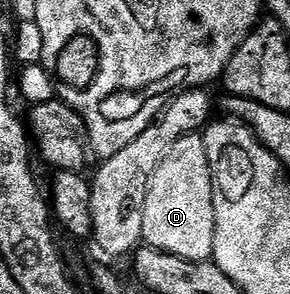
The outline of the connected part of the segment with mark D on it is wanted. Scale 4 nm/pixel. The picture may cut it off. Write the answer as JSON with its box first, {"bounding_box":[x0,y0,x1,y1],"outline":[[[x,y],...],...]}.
{"bounding_box":[142,136,215,260],"outline":[[[183,136],[174,142],[166,158],[162,158],[158,170],[150,173],[142,214],[143,243],[183,260],[212,260],[215,233],[212,171],[206,158],[204,137]]]}

